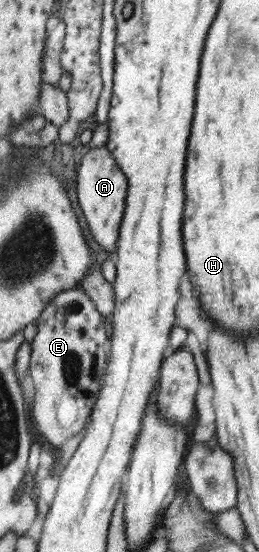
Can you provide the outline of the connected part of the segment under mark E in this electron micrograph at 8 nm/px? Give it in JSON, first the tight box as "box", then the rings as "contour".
{"box":[27,288,108,447],"contour":[[[72,288],[57,293],[38,314],[35,320],[36,333],[29,342],[31,349],[29,355],[29,368],[27,377],[30,377],[34,400],[29,408],[32,421],[36,424],[36,432],[40,434],[48,444],[59,447],[64,441],[74,437],[88,424],[90,411],[105,374],[107,364],[108,323],[94,307],[93,301],[83,291]]]}

